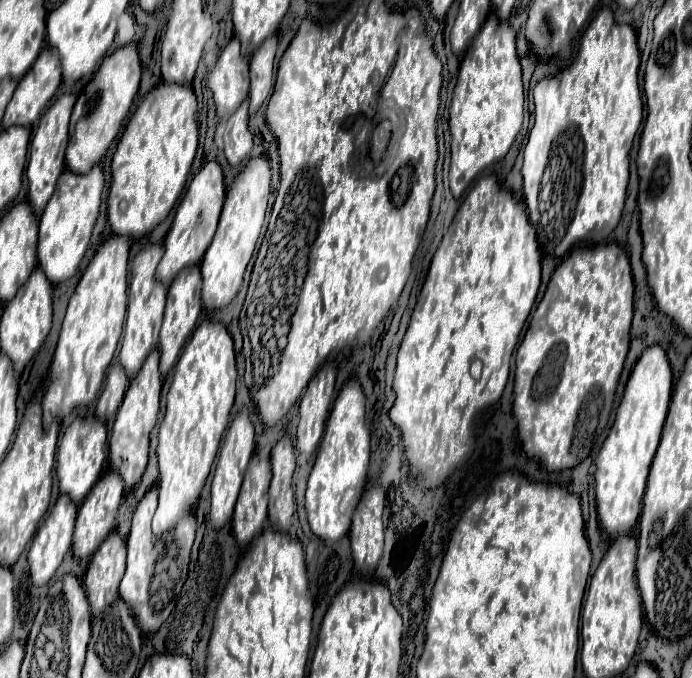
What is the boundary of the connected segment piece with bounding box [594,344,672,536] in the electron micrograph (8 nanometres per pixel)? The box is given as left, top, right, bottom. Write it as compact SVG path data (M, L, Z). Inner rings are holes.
M656 344L642 352L636 362L630 380L624 390L624 398L618 406L614 424L596 460L596 504L600 526L610 536L620 536L632 530L640 512L646 478L650 472L652 458L660 444L662 426L668 414L672 396L672 368L666 352Z

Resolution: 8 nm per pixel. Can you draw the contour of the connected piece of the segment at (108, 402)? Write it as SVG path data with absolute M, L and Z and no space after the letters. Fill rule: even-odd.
M114 364L110 368L108 376L106 376L106 382L104 382L102 394L98 398L98 406L96 406L96 416L102 422L106 422L108 418L112 418L116 414L116 410L122 404L122 398L124 398L124 392L126 392L128 384L130 384L130 380L124 374L122 366L120 364Z

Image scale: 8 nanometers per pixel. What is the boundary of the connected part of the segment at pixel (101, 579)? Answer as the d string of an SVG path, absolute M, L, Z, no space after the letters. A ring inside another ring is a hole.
M112 532L92 556L84 576L92 614L102 614L110 600L118 598L118 584L126 570L126 542L118 532Z

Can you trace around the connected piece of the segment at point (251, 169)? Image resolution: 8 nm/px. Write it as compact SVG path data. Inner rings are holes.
M264 156L252 158L248 166L236 176L236 180L232 182L226 194L226 202L224 202L224 210L220 216L216 236L200 264L202 280L204 280L202 304L206 308L226 308L238 294L242 280L244 280L246 266L252 258L256 240L264 224L268 196L270 196L270 162Z

